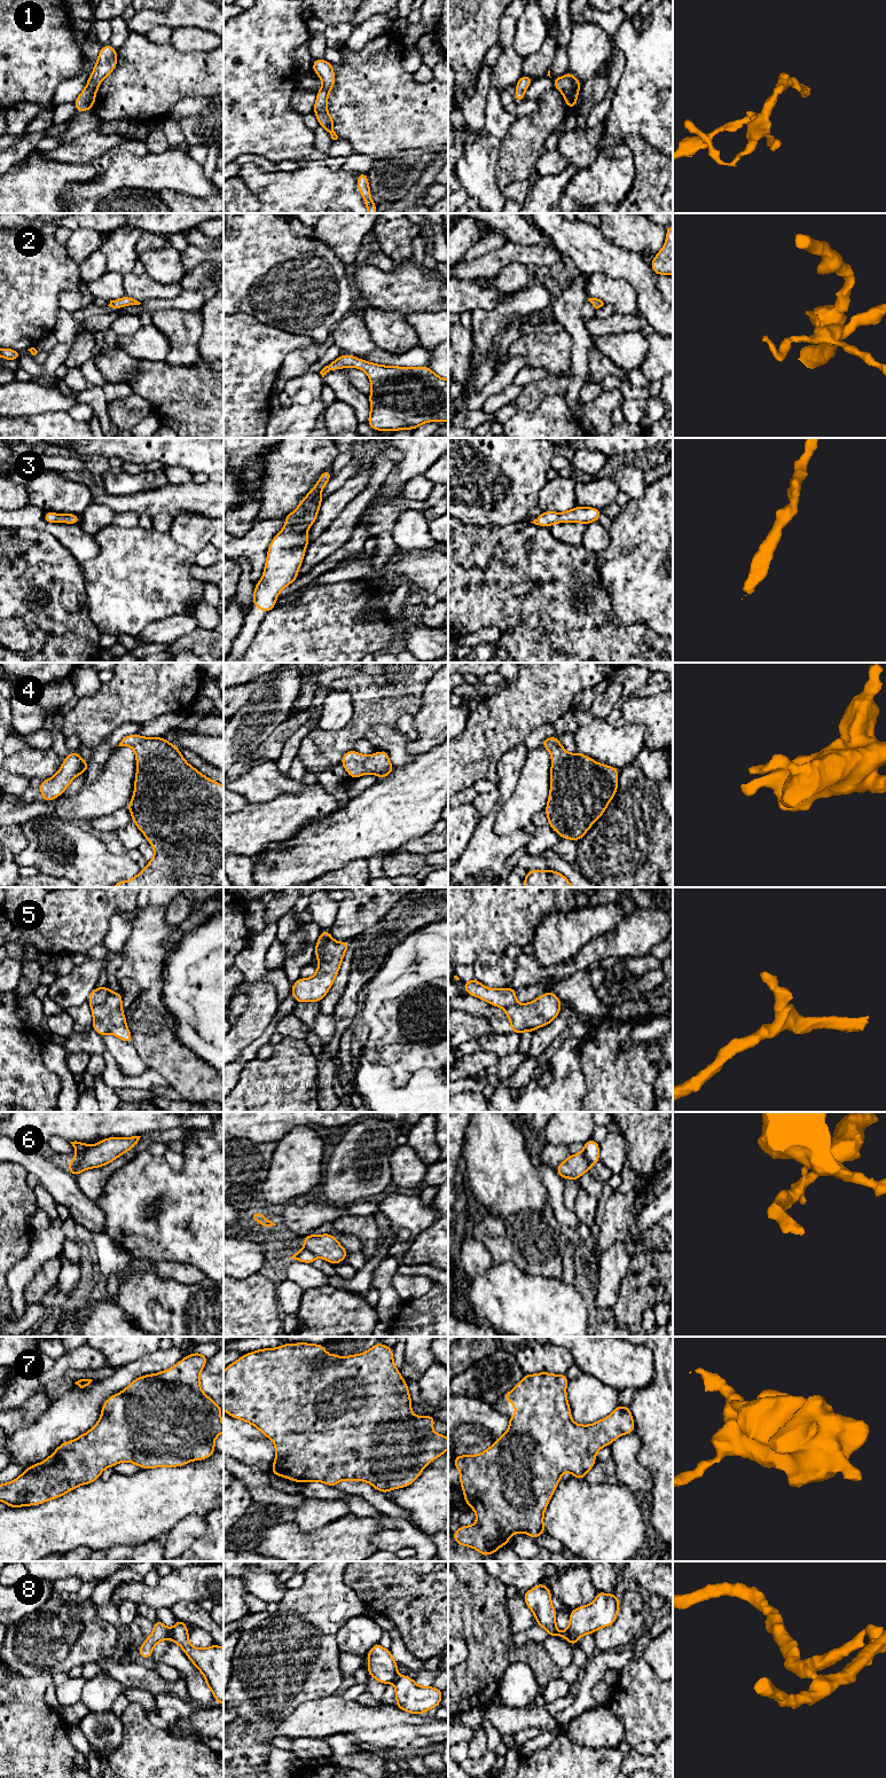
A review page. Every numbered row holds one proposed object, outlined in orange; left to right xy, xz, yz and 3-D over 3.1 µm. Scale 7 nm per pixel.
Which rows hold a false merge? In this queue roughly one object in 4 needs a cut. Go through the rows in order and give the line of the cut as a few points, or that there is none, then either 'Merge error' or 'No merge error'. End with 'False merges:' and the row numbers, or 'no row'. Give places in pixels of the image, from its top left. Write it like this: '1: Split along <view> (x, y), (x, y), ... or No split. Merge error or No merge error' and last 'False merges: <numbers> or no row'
1: No split. No merge error
2: No split. No merge error
3: No split. No merge error
4: No split. No merge error
5: Split along xy (111, 992), (100, 1003), (92, 1007). Merge error
6: Split along xy (88, 1145), (76, 1158). Merge error
7: No split. No merge error
8: Split along xy (169, 1630), (170, 1638). Merge error
False merges: 5, 6, 8

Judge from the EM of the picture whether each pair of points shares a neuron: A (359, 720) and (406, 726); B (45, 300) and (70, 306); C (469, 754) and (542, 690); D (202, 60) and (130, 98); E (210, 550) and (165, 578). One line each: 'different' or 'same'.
A: different
B: different
C: same
D: same
E: different

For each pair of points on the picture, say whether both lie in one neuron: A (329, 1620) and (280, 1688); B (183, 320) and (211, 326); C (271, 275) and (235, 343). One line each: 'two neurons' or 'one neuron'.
A: one neuron
B: two neurons
C: two neurons

